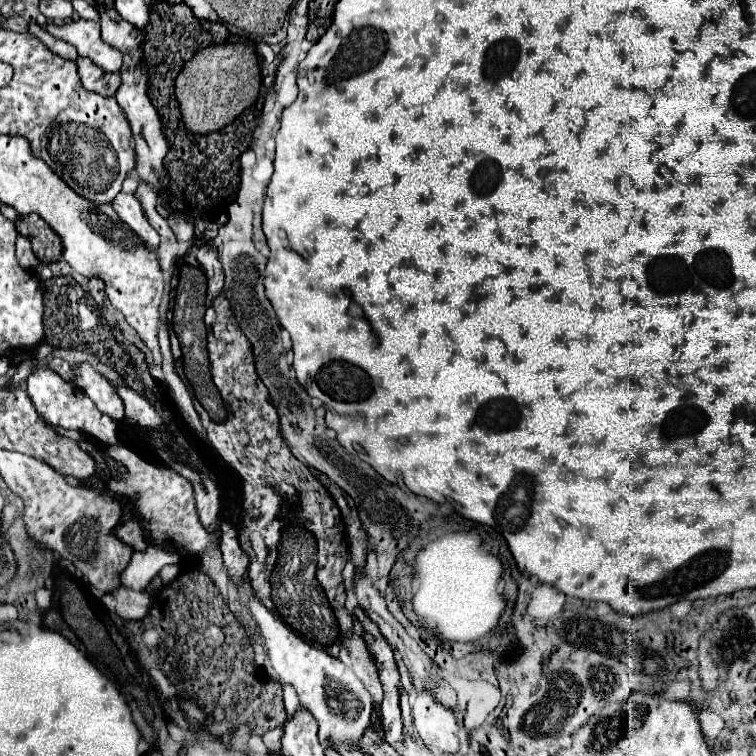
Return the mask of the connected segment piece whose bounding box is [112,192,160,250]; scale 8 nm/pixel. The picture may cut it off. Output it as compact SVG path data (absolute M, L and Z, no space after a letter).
M120 192L114 200L112 200L112 206L116 210L116 214L120 216L120 220L130 226L130 230L134 234L138 234L138 238L144 242L146 248L150 250L156 250L158 244L160 244L160 236L158 232L150 226L150 222L146 220L144 216L144 210L140 206L140 202L136 200L134 194L124 194Z

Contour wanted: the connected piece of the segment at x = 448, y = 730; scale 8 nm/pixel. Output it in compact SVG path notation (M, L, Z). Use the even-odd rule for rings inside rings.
M420 686L416 702L412 706L414 728L420 740L442 752L458 752L458 716L452 708L442 706L434 700L434 694Z

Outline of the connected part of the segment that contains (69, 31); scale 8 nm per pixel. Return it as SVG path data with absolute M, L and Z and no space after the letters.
M76 20L70 24L62 24L62 26L48 24L46 30L56 38L62 38L62 40L74 44L80 56L90 58L102 70L106 70L106 72L118 72L120 70L122 54L118 50L112 50L112 46L108 46L100 38L100 24L98 22Z

